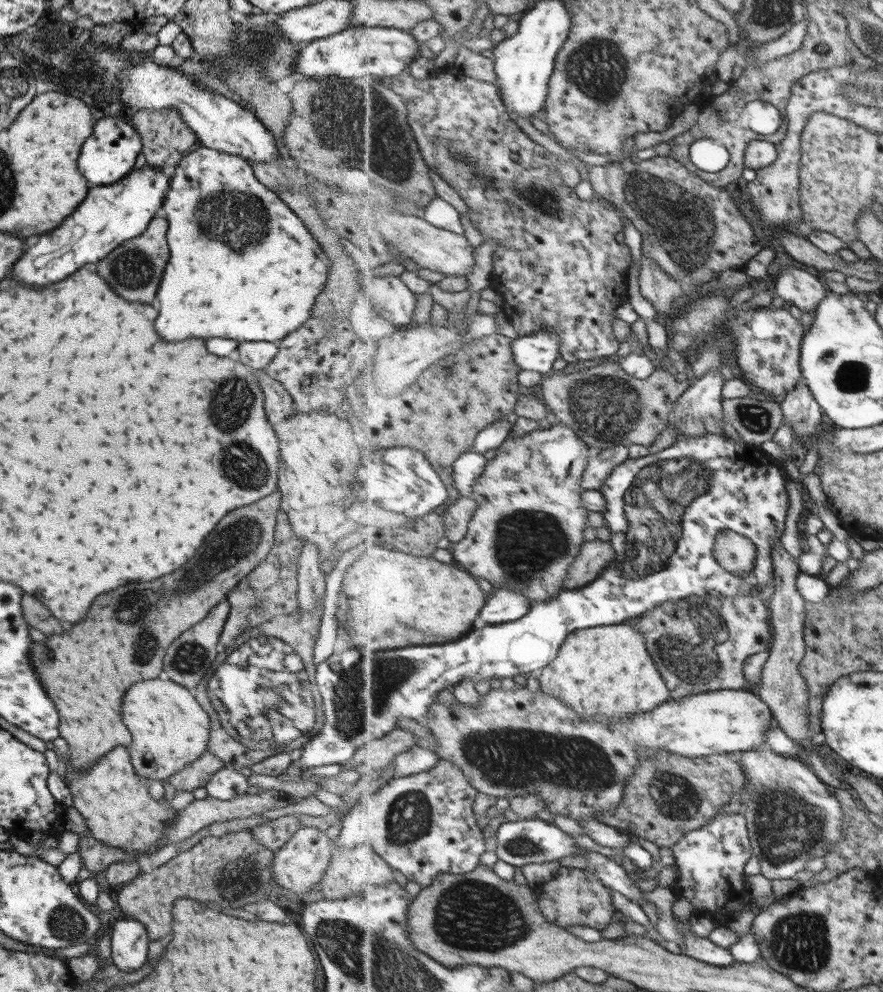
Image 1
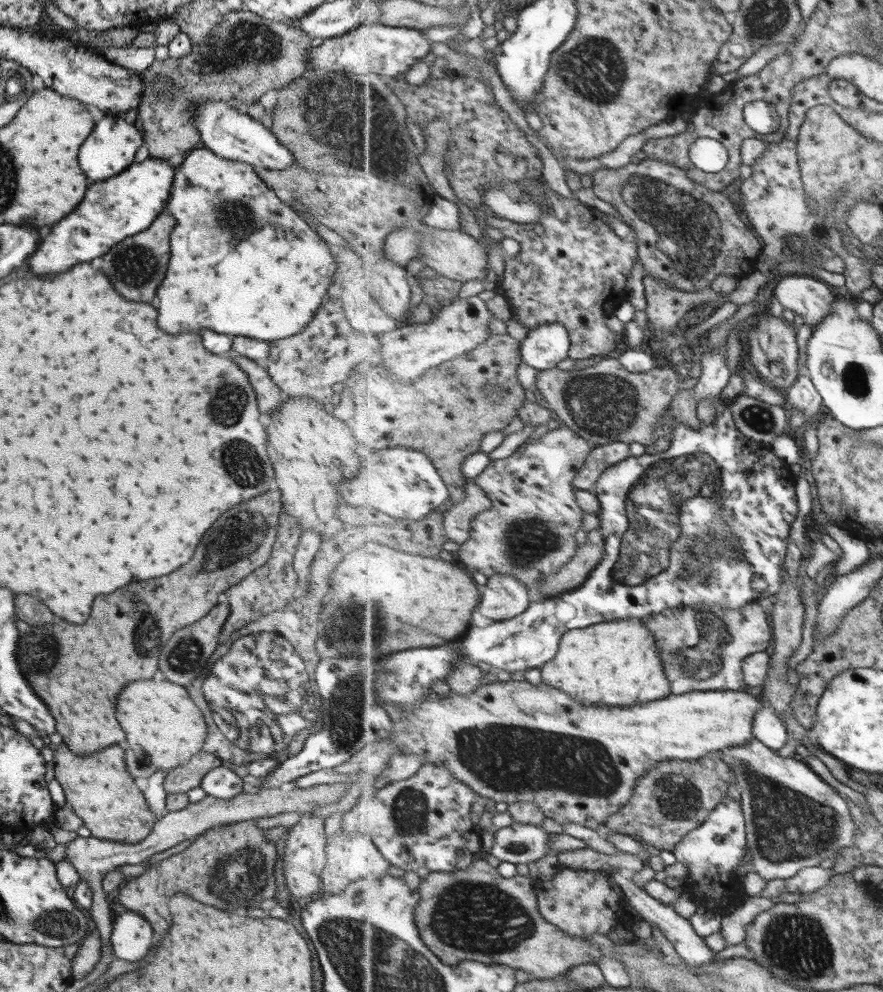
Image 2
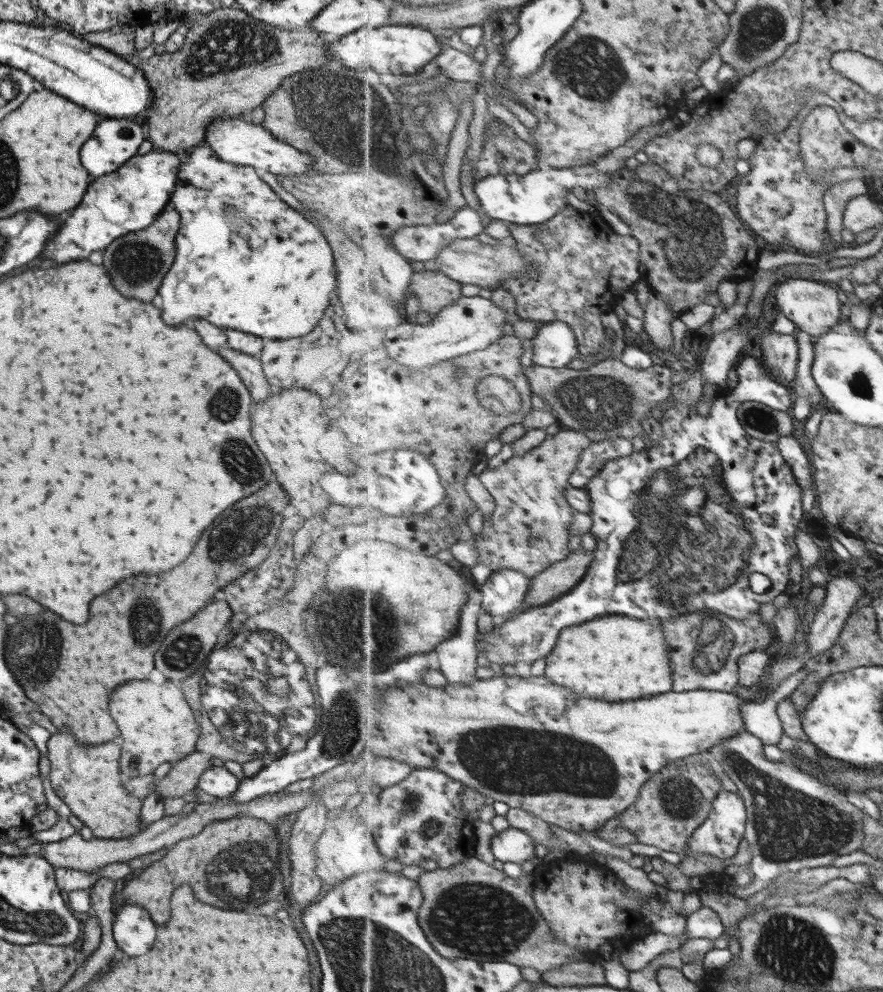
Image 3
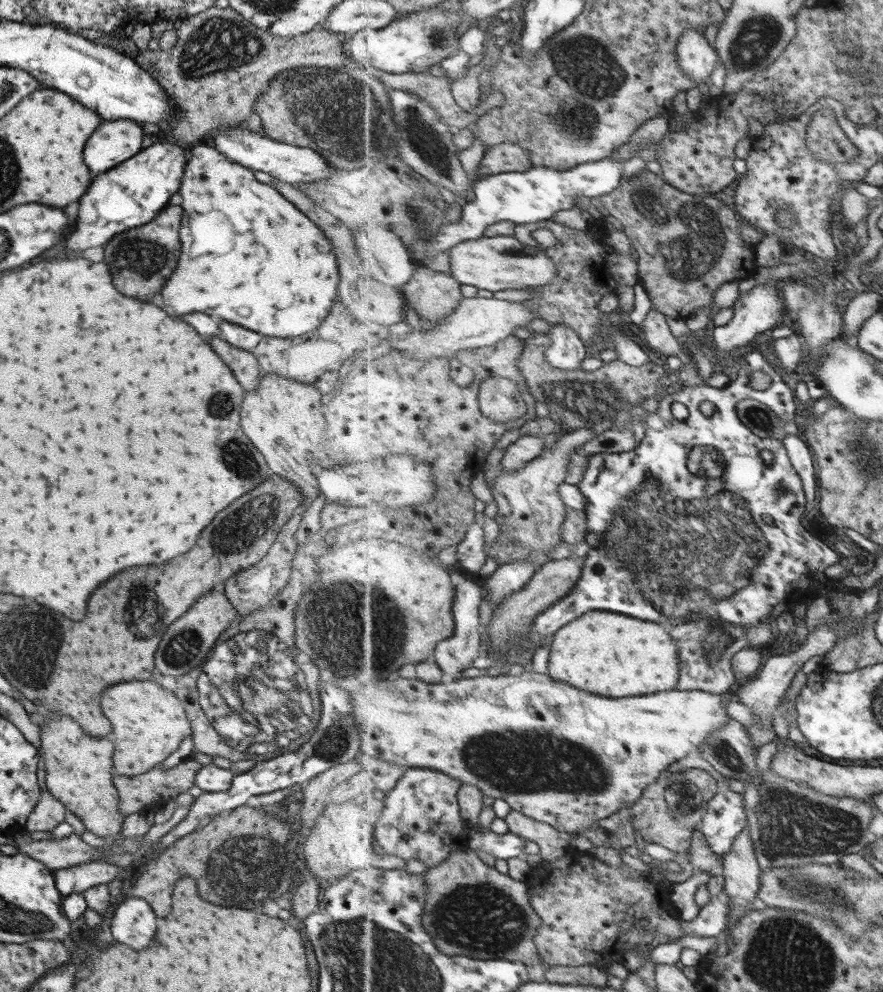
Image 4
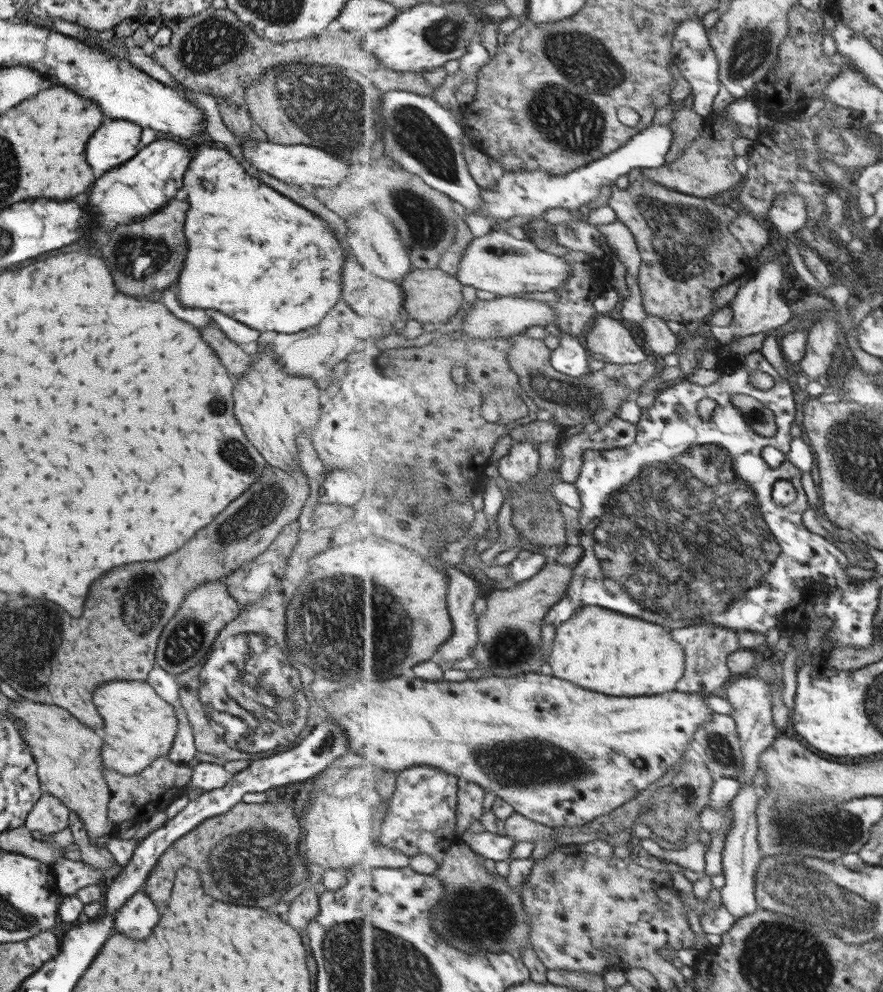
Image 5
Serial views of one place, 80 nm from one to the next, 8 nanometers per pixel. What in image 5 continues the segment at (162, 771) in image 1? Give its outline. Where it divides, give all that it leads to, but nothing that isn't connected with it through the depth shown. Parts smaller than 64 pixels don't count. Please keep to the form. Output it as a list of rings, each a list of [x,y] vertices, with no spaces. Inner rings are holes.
[[[108,682],[94,690],[92,702],[98,702],[96,708],[104,720],[104,736],[100,756],[106,768],[114,769],[115,772],[124,776],[140,774],[155,758],[167,755],[172,748],[174,737],[178,730],[178,719],[174,707],[164,702],[150,684],[146,682]]]

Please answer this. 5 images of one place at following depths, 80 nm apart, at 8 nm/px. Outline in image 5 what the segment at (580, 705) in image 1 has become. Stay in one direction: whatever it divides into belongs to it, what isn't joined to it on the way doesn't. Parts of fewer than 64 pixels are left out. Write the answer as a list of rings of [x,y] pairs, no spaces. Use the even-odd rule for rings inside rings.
[[[590,605],[582,607],[570,620],[558,627],[549,664],[551,674],[588,690],[610,696],[654,696],[679,689],[680,682],[687,675],[687,659],[684,645],[675,640],[668,622],[652,624],[609,608]]]

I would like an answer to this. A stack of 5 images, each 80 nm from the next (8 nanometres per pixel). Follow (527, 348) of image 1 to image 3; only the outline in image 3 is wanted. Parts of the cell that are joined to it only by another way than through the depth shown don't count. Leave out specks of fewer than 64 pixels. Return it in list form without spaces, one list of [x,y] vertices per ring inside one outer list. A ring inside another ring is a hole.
[[[552,321],[544,324],[534,337],[534,363],[547,367],[564,368],[581,357],[579,338],[571,324]]]

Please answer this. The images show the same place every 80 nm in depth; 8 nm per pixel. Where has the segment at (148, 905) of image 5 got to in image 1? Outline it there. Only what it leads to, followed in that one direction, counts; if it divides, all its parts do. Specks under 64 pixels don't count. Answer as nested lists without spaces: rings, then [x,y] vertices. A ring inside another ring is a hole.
[[[128,917],[114,923],[111,938],[113,966],[122,972],[132,972],[146,962],[148,932],[140,921]]]

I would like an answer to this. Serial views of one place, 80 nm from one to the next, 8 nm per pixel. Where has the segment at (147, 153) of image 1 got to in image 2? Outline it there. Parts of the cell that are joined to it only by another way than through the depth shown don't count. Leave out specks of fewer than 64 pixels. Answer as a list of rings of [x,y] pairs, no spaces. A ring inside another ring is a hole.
[[[240,10],[240,11],[224,11],[223,19],[213,28],[213,35],[203,43],[199,45],[191,45],[191,51],[188,52],[186,56],[180,58],[170,57],[165,61],[158,64],[156,60],[142,73],[142,83],[145,87],[139,106],[136,108],[134,115],[131,117],[135,123],[138,124],[143,134],[143,141],[148,144],[149,156],[156,158],[156,160],[170,160],[172,156],[176,154],[187,155],[192,149],[196,149],[201,145],[201,134],[195,125],[195,110],[197,109],[197,104],[201,100],[219,100],[220,102],[225,102],[226,104],[231,104],[236,109],[244,110],[247,104],[252,104],[253,102],[259,102],[260,98],[270,92],[270,90],[279,90],[285,87],[288,83],[291,83],[295,78],[302,76],[308,68],[312,68],[309,63],[309,52],[311,51],[312,44],[314,43],[310,37],[307,37],[300,29],[294,28],[286,23],[276,22],[275,20],[268,20],[267,18],[262,18],[252,11]],[[157,76],[169,76],[171,78],[171,87],[169,91],[163,96],[159,97],[159,92],[155,89],[153,85],[153,80]]]

